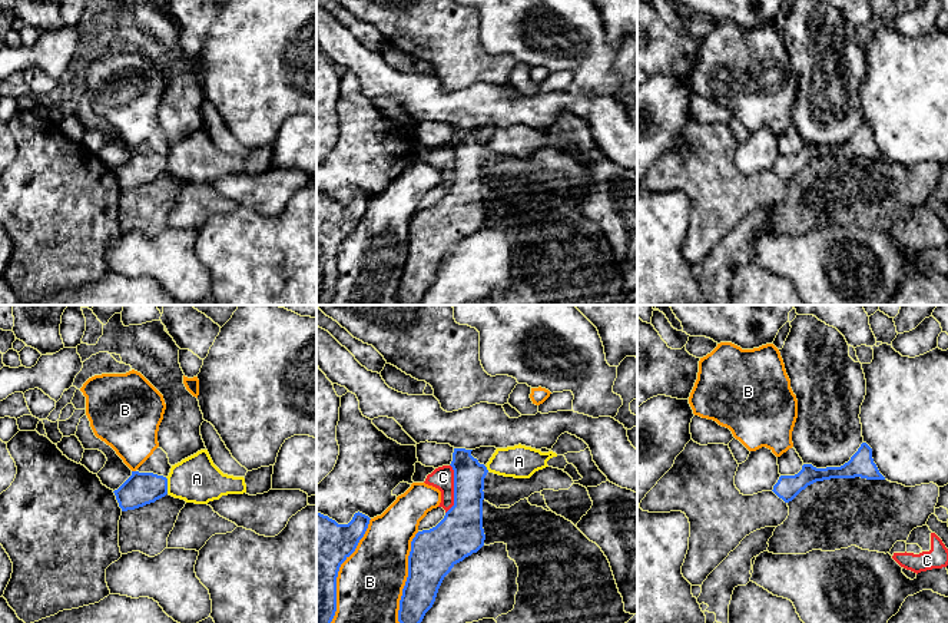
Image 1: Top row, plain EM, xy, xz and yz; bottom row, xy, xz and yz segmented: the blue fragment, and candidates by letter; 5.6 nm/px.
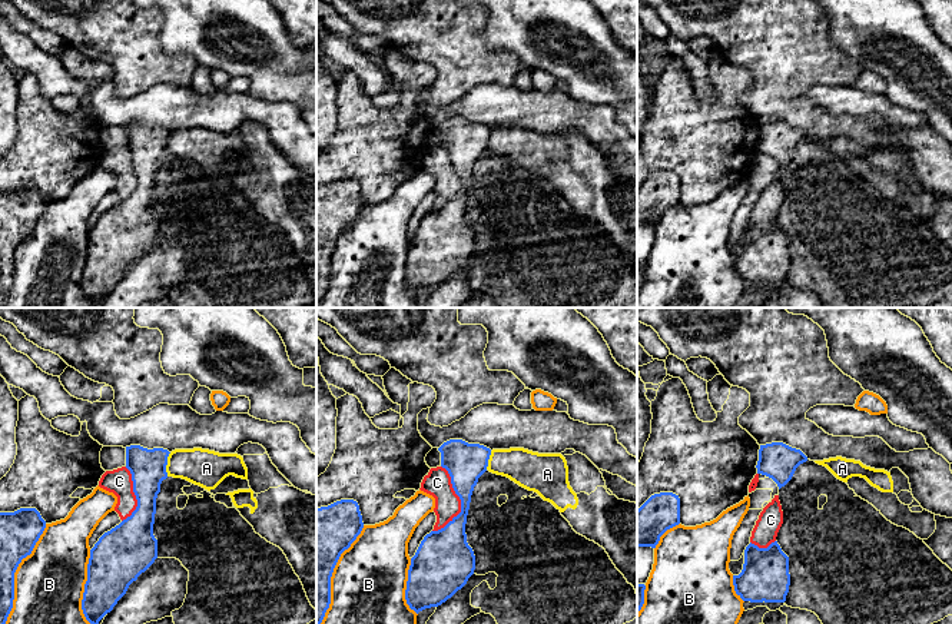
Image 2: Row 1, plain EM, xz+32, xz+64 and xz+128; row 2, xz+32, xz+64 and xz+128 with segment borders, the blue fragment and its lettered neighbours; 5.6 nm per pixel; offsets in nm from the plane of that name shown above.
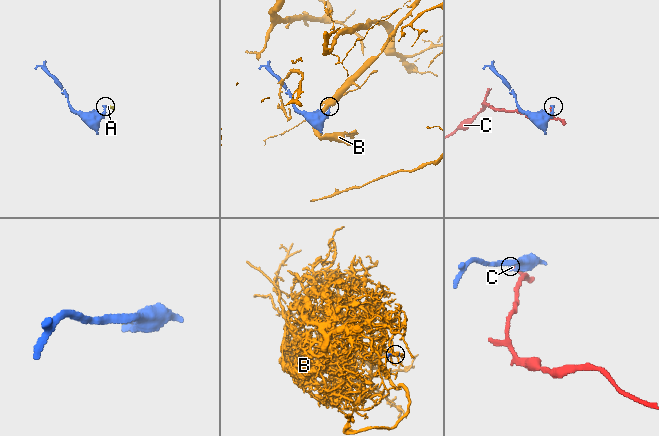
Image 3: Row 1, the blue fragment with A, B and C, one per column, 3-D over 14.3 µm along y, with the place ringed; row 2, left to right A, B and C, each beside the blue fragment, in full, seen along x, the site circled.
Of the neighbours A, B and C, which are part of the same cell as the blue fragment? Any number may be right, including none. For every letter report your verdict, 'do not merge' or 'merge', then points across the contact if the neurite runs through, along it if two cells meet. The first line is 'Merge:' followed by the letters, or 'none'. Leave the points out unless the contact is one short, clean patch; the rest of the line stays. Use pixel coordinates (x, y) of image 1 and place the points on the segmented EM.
Merge: none
A: do not merge | along xy (165, 477), (168, 493)
B: do not merge
C: do not merge

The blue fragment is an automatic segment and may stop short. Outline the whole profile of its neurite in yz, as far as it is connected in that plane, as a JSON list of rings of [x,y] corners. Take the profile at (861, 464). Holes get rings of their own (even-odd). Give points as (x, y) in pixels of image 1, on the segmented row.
[[[862,443],[851,460],[841,467],[816,468],[812,464],[803,464],[798,474],[780,475],[772,491],[785,503],[789,503],[802,490],[816,481],[855,477],[866,480],[885,480],[874,463],[872,448],[866,443]]]

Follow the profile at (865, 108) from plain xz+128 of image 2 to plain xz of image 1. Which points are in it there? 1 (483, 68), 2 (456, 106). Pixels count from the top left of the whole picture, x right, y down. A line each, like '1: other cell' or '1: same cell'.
1: other cell
2: same cell

